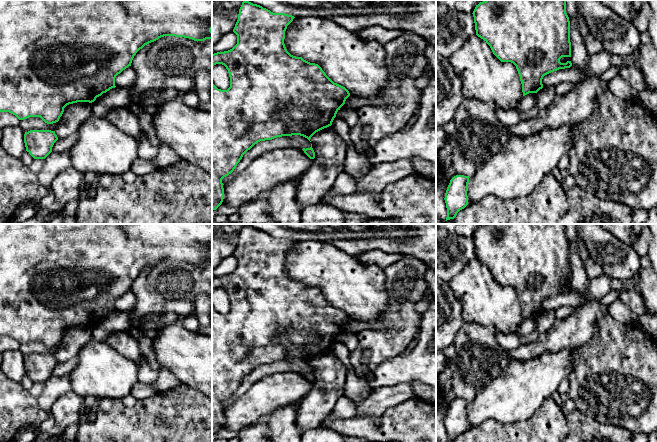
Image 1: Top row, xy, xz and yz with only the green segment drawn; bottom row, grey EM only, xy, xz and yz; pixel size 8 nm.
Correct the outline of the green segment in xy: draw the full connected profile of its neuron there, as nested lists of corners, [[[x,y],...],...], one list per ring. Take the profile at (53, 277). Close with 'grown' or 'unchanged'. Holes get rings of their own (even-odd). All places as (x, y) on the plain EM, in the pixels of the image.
[[[0,224],[0,336],[9,336],[19,344],[40,341],[47,348],[56,347],[67,329],[92,327],[103,317],[115,312],[116,300],[131,290],[136,277],[164,260],[194,265],[212,263],[212,224]]]; unchanged

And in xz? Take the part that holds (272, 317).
[[[243,225],[239,233],[238,244],[233,253],[233,256],[237,259],[237,268],[228,275],[212,278],[212,291],[216,288],[224,289],[228,294],[230,301],[230,311],[227,314],[218,313],[212,307],[212,434],[216,434],[222,428],[224,423],[224,408],[222,407],[222,403],[234,395],[243,379],[255,368],[260,365],[272,364],[277,361],[292,359],[300,359],[310,365],[311,361],[316,356],[332,349],[337,336],[350,320],[349,315],[345,311],[334,307],[318,288],[310,287],[302,281],[293,280],[287,275],[284,268],[285,255],[294,242],[295,241],[292,239],[273,237],[260,229],[253,228],[249,225]]]; unchanged

